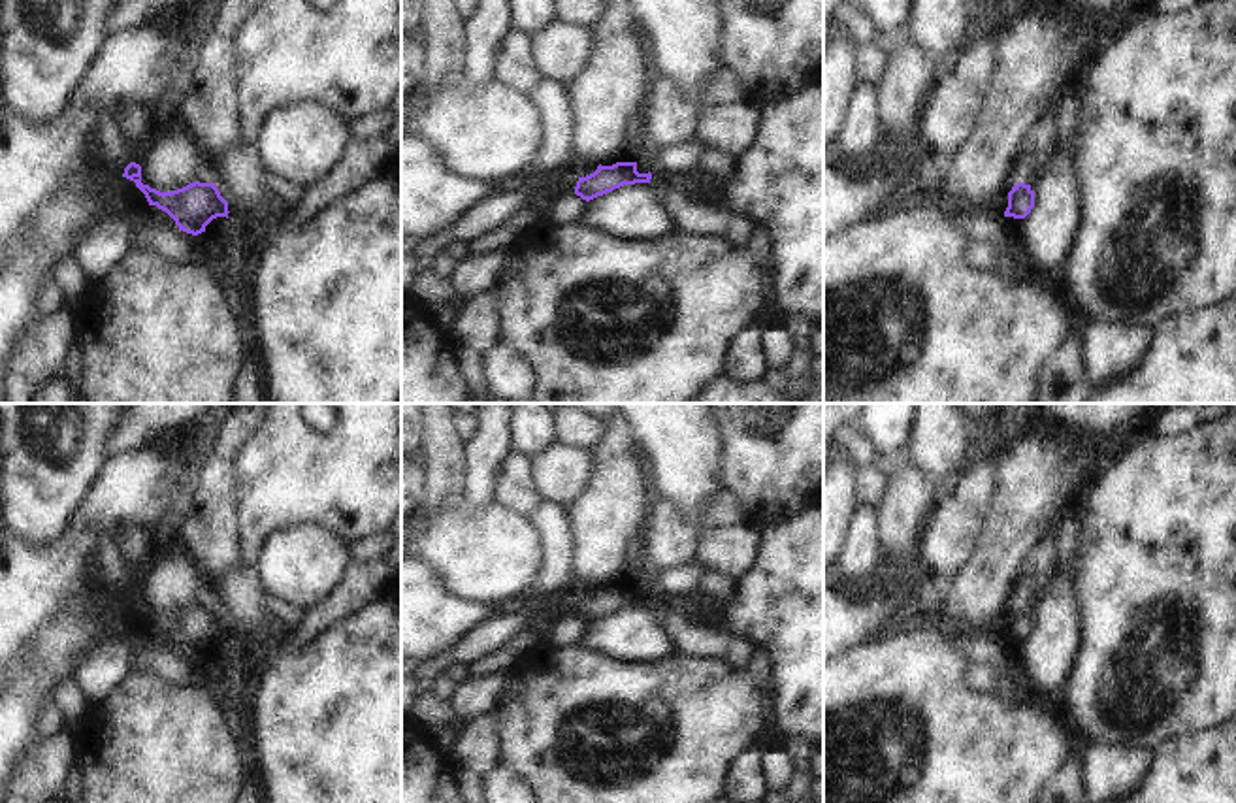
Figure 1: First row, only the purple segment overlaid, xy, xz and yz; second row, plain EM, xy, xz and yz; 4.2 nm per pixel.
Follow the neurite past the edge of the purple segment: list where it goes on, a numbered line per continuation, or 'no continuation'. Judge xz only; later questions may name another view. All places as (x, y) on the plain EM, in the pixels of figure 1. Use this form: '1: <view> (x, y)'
1: xz (688, 638)

